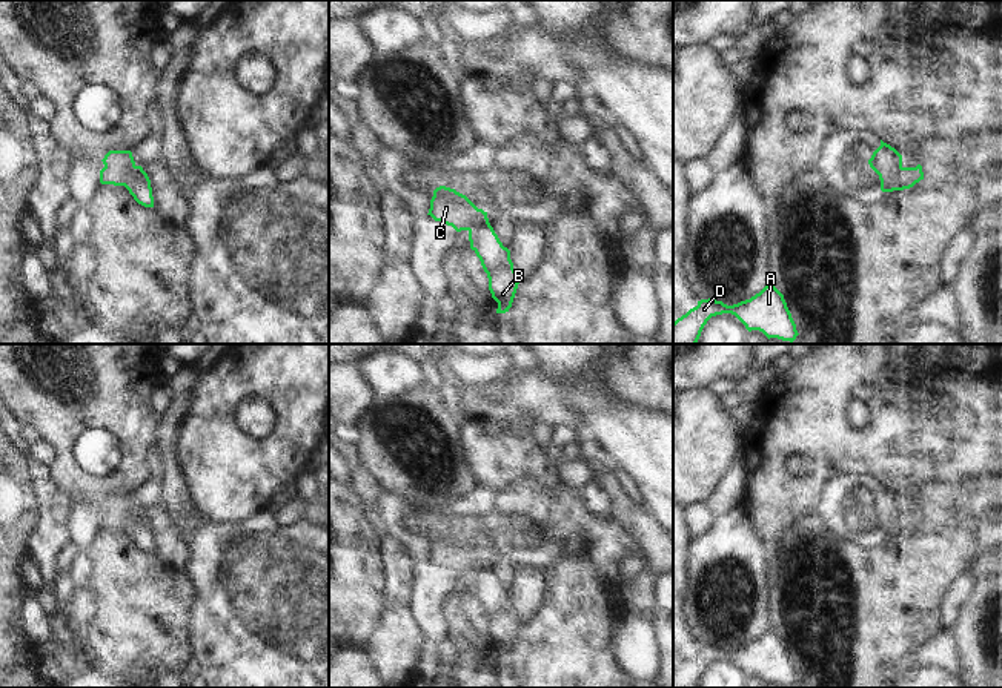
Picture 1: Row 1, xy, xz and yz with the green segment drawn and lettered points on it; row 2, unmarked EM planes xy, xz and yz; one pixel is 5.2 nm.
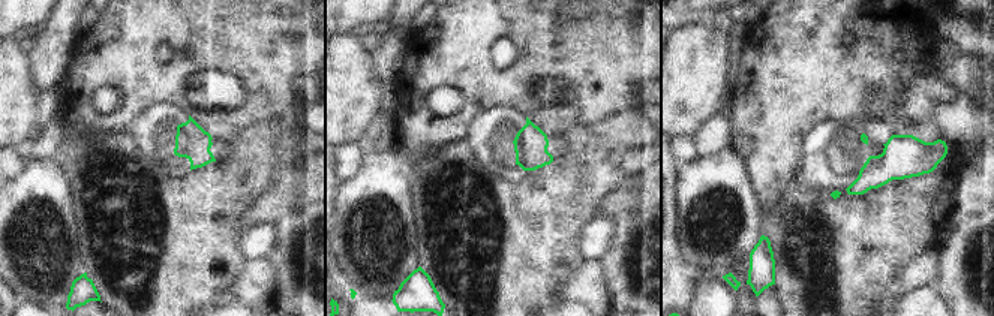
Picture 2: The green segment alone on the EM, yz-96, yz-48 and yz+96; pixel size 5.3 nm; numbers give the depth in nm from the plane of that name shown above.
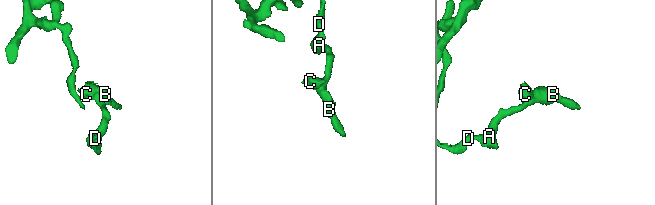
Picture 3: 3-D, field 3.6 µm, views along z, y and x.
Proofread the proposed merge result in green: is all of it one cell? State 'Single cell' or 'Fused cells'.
Fused cells

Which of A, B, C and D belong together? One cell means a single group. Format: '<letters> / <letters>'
A B D / C

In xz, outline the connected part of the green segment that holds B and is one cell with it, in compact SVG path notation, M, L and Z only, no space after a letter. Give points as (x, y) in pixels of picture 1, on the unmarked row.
M484 556L469 571L470 593L476 597L489 622L489 634L498 647L496 657L512 651L519 624L510 604L510 594L503 590Z

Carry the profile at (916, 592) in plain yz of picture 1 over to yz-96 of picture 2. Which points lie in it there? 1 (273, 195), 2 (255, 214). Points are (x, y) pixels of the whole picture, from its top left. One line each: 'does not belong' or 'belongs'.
1: does not belong
2: does not belong

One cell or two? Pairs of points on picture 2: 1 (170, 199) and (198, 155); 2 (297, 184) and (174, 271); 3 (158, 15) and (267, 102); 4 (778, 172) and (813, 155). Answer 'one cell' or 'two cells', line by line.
1: two cells
2: two cells
3: one cell
4: two cells

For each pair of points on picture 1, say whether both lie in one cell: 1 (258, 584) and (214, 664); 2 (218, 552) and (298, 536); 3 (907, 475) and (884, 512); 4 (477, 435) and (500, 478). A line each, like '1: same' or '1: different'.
1: same
2: same
3: different
4: same

